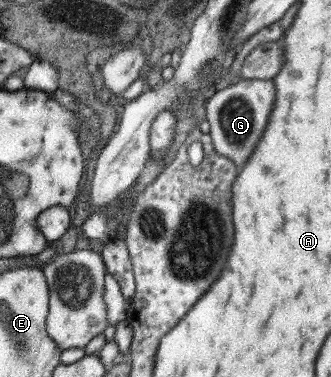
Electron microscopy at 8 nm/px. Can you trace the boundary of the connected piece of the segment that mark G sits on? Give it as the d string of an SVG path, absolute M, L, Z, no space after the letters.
M244 79L238 83L216 91L205 102L206 120L209 124L209 137L216 154L232 160L238 168L256 148L268 117L275 104L274 83L272 79Z

